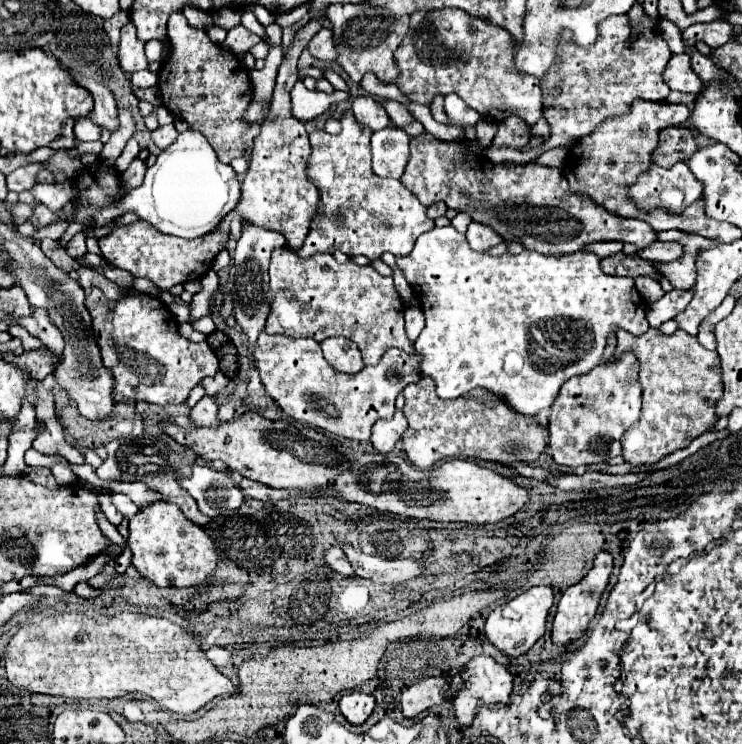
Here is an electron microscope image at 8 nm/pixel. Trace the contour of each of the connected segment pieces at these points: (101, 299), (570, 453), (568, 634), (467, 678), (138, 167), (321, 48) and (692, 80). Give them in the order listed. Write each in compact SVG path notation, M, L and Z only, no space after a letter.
M90 288L86 294L86 308L92 316L92 330L94 340L98 342L102 362L108 370L114 374L114 390L122 392L124 398L130 400L144 400L150 404L180 404L188 398L190 390L206 376L214 376L218 372L218 358L210 350L208 342L192 344L186 338L178 334L178 322L174 314L168 310L168 306L150 296L150 294L138 294L138 292L126 292L120 300L108 300L102 290Z
M622 352L616 360L600 362L588 374L566 380L550 408L548 430L554 462L578 468L620 456L620 438L638 422L640 404L642 386L638 382L638 358L630 352Z
M602 550L596 554L594 558L594 566L592 570L580 580L576 582L574 586L570 586L560 602L558 602L558 610L556 610L556 618L554 618L554 628L552 628L552 640L554 644L564 644L564 642L570 642L574 638L578 638L588 622L592 620L592 616L596 614L596 608L598 608L598 600L600 600L600 594L604 592L606 584L608 584L608 578L610 578L610 572L612 572L612 554L608 550Z
M474 656L460 672L464 680L462 692L452 700L456 716L462 724L470 724L480 704L490 705L510 702L512 674L498 664L492 656Z
M134 158L132 164L128 166L128 170L120 174L124 190L132 190L132 188L140 186L144 180L144 172L146 172L146 162L142 162L140 158Z
M320 28L312 36L312 42L306 48L314 58L318 58L322 62L332 62L336 58L336 48L334 48L334 42L332 42L330 28Z
M684 52L672 54L672 58L664 70L664 82L670 86L670 90L692 92L692 94L698 94L702 90L700 78L690 68L690 56Z

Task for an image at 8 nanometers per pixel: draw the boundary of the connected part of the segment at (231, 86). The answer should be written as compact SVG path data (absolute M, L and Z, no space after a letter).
M182 12L168 20L168 56L158 72L158 90L162 104L176 118L188 122L192 130L202 132L224 164L246 154L242 134L250 128L250 122L244 122L242 116L252 102L248 70L236 54L212 44L204 30L192 28Z

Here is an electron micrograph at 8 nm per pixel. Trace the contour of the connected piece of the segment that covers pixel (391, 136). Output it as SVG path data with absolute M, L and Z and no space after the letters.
M382 128L372 134L372 168L382 178L400 178L410 158L410 136L402 128Z

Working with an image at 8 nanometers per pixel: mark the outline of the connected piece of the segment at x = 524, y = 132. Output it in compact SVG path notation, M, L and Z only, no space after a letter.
M510 116L500 122L498 134L492 140L492 146L510 146L514 150L522 150L530 142L530 126L520 118Z

